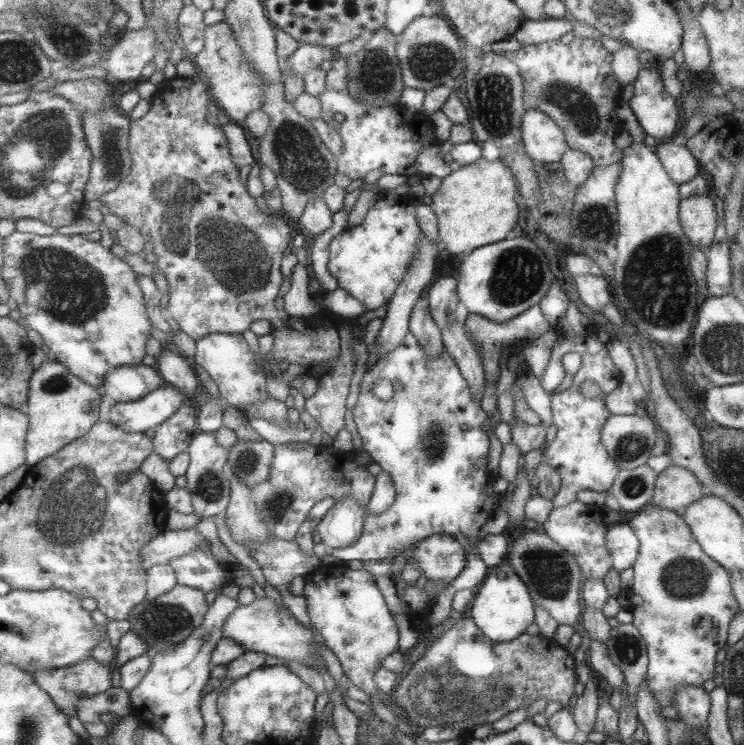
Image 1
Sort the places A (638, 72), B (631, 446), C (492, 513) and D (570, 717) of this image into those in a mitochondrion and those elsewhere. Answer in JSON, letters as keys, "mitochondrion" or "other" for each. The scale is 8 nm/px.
{"A":"other","B":"mitochondrion","C":"other","D":"other"}

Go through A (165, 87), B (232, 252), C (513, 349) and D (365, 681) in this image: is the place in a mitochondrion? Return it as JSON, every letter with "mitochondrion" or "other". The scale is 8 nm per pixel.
{"A":"other","B":"mitochondrion","C":"other","D":"other"}

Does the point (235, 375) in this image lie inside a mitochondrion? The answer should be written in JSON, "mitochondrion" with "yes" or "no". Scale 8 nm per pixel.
{"mitochondrion":"no"}

